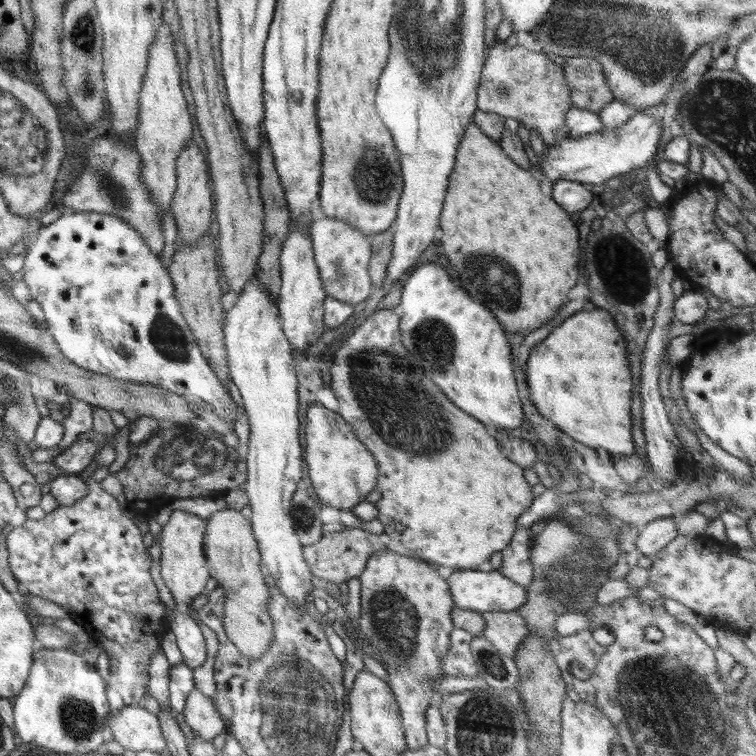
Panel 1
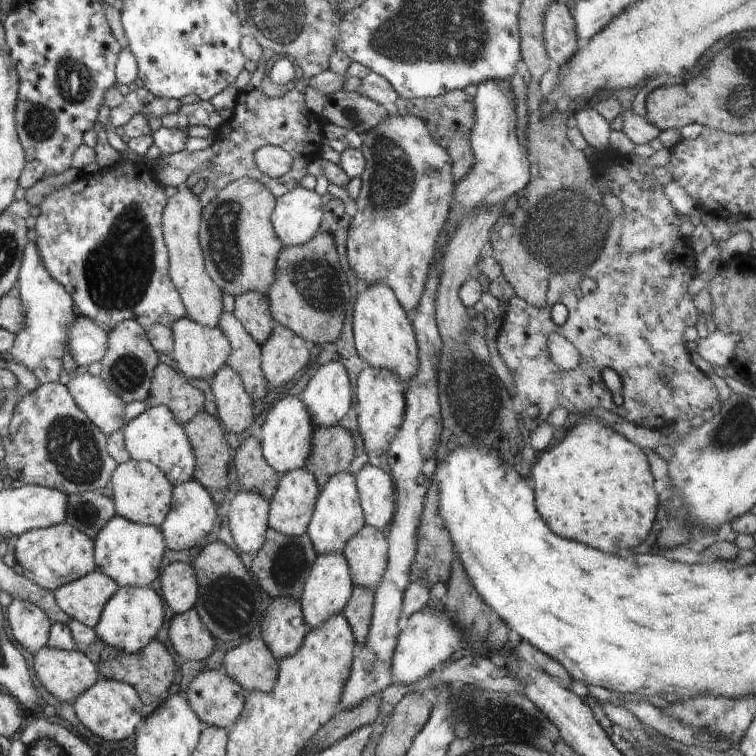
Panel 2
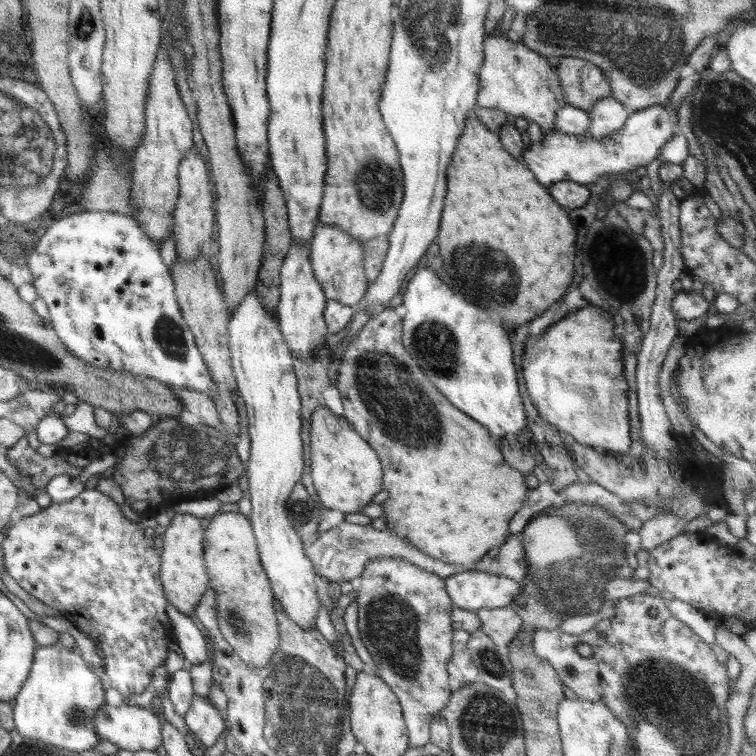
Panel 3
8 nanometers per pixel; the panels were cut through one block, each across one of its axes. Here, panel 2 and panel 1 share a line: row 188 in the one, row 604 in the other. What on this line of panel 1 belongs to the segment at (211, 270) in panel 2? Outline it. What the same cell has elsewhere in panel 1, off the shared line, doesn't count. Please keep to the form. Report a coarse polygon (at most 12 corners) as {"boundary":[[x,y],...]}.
{"boundary":[[207,518],[210,577],[229,592],[226,637],[246,658],[274,641],[251,521]]}

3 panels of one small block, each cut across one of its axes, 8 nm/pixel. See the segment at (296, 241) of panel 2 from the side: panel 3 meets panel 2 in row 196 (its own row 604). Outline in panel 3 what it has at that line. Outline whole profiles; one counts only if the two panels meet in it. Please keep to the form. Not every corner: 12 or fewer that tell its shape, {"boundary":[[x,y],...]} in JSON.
{"boundary":[[251,290],[228,321],[251,440],[249,516],[286,616],[318,577],[285,505],[304,470],[290,347]]}

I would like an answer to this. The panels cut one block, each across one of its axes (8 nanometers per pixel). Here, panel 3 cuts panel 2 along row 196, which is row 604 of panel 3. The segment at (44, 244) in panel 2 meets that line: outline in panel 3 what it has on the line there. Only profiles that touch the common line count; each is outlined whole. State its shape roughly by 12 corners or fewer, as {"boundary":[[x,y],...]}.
{"boundary":[[96,488],[1,537],[124,698],[173,639],[154,537]]}

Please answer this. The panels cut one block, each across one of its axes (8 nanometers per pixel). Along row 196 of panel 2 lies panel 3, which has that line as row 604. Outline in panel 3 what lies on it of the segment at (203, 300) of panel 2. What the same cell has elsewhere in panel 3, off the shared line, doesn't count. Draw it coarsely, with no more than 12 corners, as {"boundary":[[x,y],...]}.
{"boundary":[[174,513],[163,533],[165,599],[191,616],[209,589],[206,521]]}

